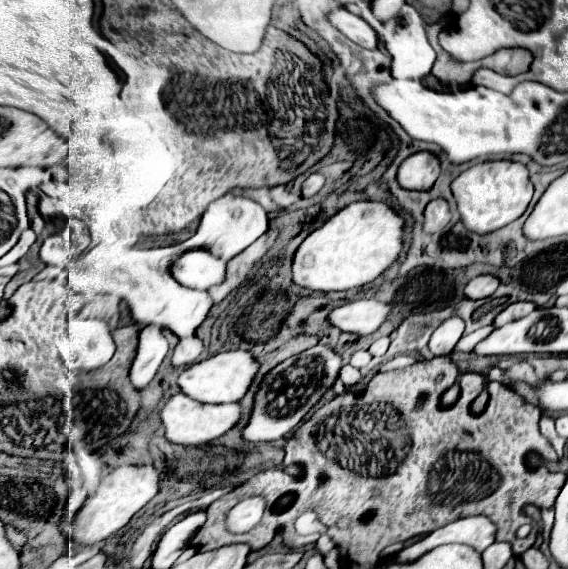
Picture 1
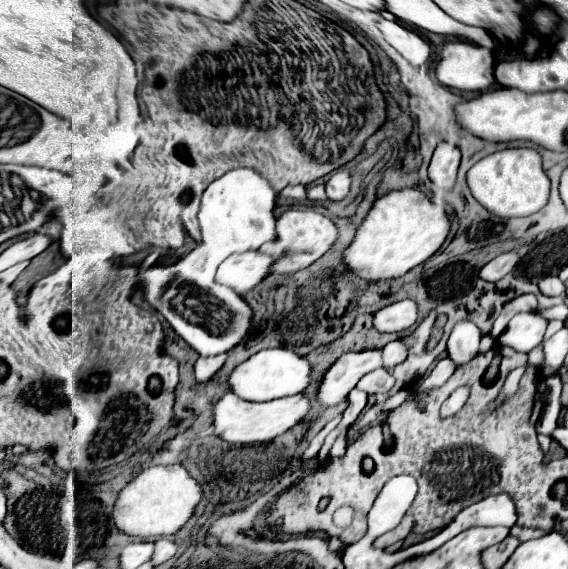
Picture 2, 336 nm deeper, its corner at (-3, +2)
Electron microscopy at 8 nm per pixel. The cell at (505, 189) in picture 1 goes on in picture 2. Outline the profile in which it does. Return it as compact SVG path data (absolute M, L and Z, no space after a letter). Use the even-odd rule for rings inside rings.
M506 148L476 162L466 174L472 196L494 216L518 218L542 210L548 202L550 180L542 170L540 154L532 148Z

